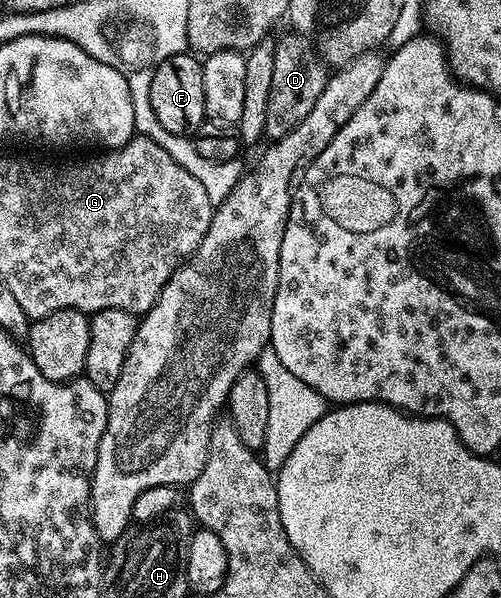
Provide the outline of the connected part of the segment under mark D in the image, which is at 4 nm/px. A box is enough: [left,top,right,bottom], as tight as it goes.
[265,34,328,142]

